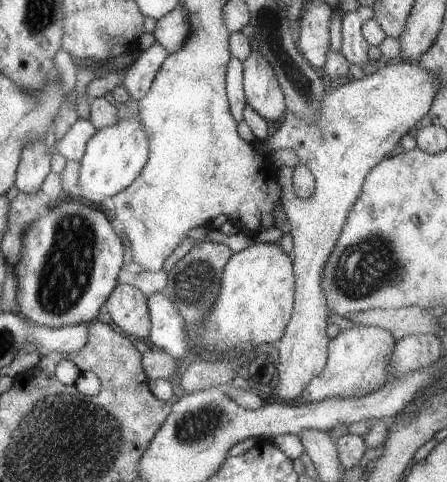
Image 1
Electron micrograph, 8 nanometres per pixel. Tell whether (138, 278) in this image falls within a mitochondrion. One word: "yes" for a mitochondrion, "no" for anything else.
no

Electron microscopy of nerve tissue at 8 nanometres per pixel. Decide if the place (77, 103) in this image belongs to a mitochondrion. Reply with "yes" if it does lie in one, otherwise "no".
no

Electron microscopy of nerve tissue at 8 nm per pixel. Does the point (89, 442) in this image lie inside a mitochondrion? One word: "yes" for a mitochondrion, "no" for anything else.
yes

